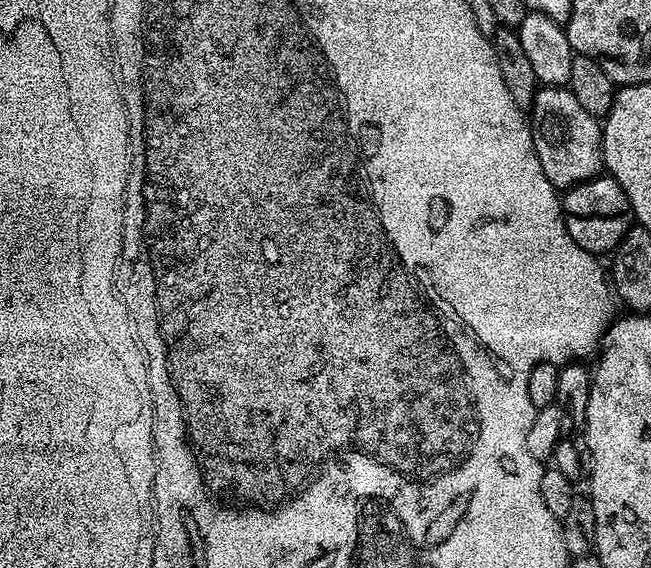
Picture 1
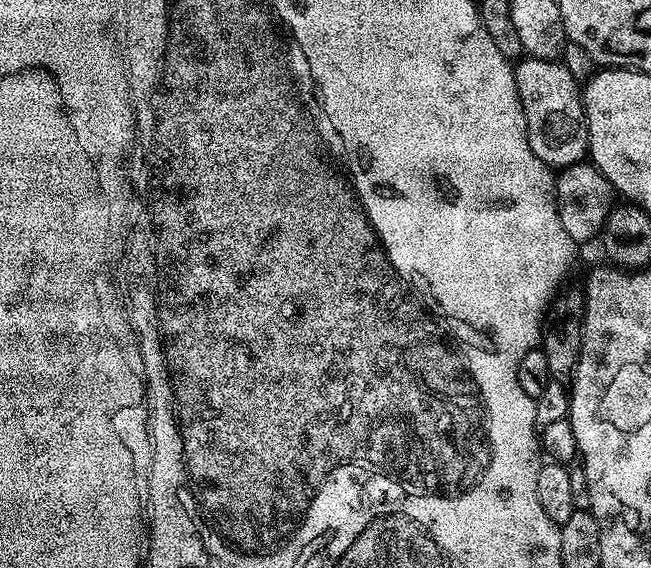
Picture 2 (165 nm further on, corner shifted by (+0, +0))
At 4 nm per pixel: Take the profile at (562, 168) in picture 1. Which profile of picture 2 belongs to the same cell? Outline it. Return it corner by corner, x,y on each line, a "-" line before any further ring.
529,55
515,61
512,73
514,82
518,86
518,98
522,102
522,110
526,114
530,150
534,150
534,154
542,158
542,162
553,170
581,163
588,156
588,127
582,88
574,78
574,74
570,74
570,70
566,70
566,66
560,60
543,60

